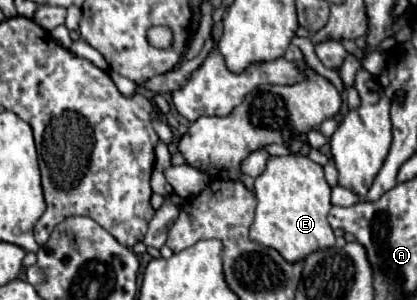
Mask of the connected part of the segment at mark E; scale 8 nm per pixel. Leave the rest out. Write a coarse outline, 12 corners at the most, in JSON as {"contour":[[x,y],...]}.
{"contour":[[301,154],[255,178],[249,238],[299,262],[335,244],[331,186]]}

